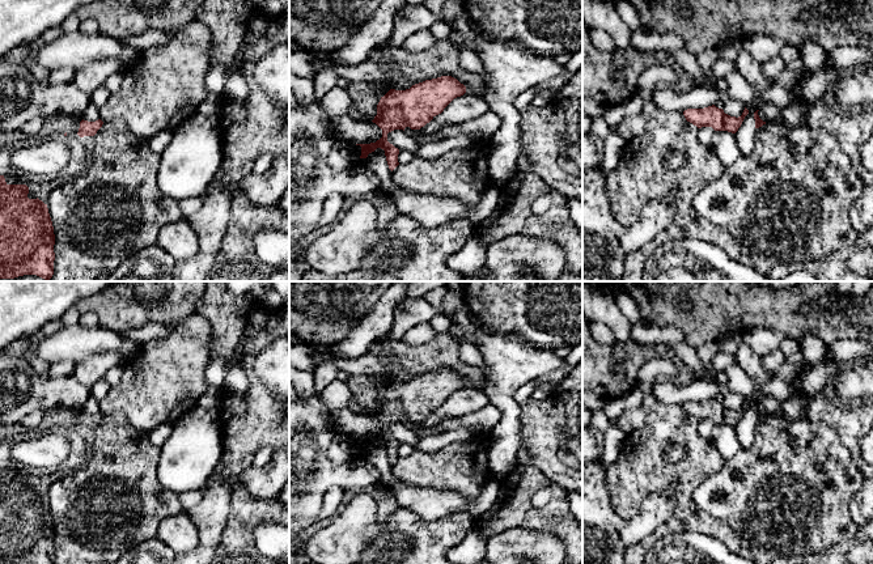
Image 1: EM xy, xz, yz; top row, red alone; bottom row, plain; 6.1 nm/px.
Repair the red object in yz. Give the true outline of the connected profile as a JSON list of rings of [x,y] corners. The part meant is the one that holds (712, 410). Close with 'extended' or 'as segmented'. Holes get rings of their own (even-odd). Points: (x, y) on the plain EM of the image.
[[[715,398],[704,402],[687,402],[683,404],[686,414],[698,421],[712,420],[715,424],[728,424],[732,427],[738,424],[747,407],[749,403],[745,400],[741,410],[730,410]]]; as segmented

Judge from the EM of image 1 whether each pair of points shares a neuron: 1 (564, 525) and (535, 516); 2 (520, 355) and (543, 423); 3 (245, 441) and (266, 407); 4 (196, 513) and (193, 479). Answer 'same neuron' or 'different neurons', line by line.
1: same neuron
2: different neurons
3: same neuron
4: different neurons

